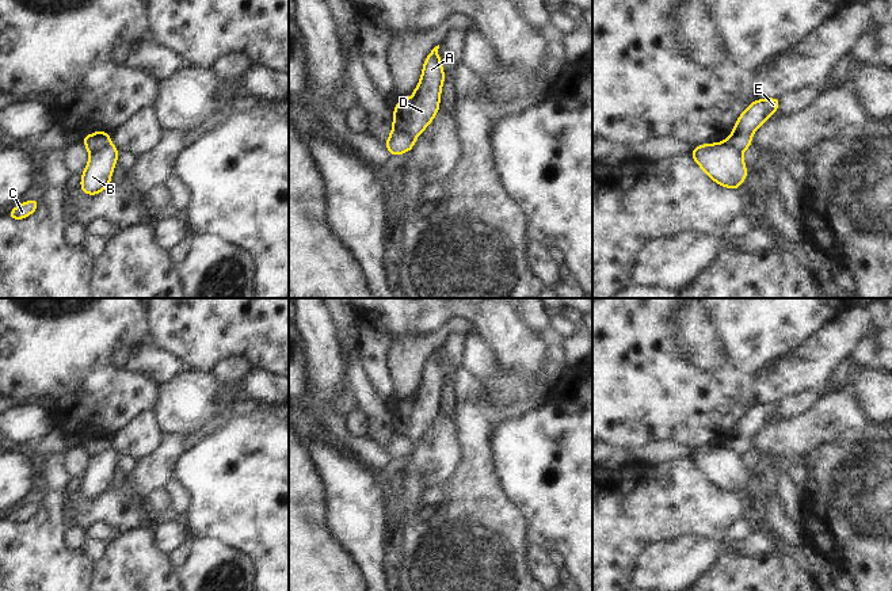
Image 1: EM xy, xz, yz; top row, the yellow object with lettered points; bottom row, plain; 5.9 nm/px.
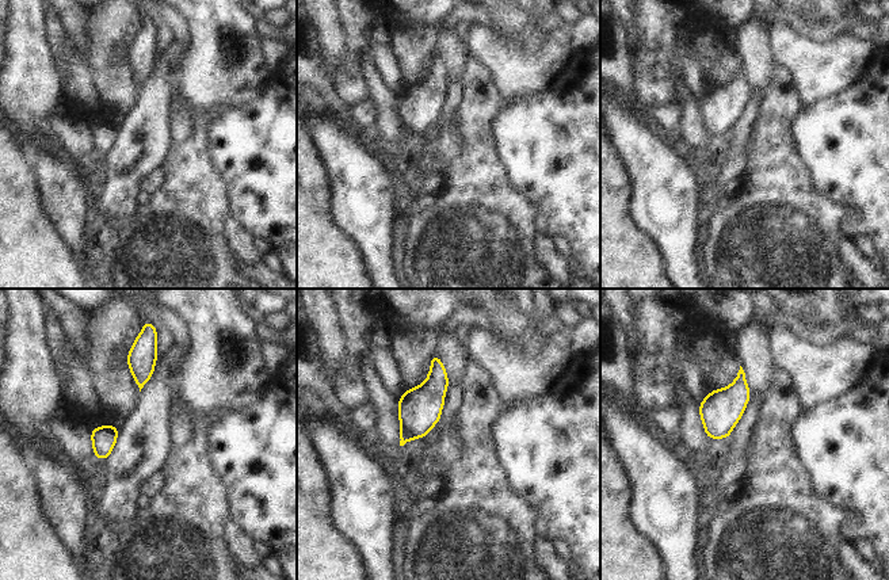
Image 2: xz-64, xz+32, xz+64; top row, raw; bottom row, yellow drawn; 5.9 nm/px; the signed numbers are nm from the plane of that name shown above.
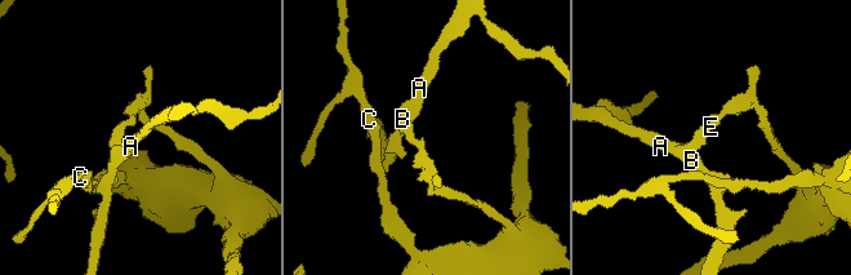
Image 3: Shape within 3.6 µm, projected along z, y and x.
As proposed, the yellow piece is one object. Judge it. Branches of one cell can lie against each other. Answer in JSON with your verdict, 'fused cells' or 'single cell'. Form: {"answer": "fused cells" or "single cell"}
{"answer": "fused cells"}

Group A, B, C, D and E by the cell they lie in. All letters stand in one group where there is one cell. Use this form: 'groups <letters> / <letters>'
groups A B D / C E

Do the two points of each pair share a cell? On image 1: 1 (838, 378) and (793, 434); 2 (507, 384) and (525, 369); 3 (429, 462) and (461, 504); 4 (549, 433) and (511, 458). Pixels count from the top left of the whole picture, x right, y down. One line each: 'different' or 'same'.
1: different
2: different
3: different
4: same

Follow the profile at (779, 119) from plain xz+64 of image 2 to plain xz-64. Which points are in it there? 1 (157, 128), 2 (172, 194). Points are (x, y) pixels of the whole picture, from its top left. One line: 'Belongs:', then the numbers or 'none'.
Belongs: 2

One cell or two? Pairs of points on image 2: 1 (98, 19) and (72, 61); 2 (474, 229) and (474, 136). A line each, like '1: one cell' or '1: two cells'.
1: one cell
2: one cell

